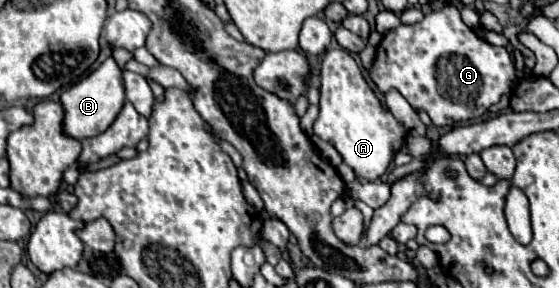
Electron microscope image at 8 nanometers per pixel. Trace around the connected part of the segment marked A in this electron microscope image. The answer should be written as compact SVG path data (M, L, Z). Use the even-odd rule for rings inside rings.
M326 51L320 67L320 79L320 115L314 123L314 133L334 145L344 163L350 165L358 177L368 181L382 177L404 143L404 125L382 107L380 99L362 77L358 63L348 51Z

